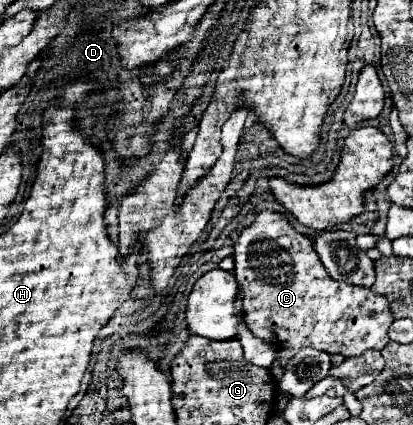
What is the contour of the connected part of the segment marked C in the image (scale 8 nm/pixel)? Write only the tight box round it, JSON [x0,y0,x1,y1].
[234,210,394,358]

